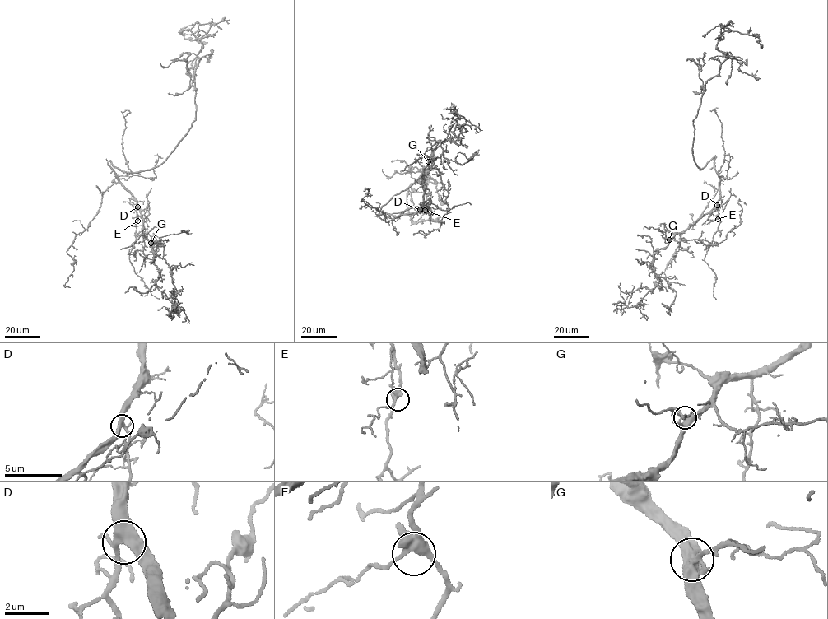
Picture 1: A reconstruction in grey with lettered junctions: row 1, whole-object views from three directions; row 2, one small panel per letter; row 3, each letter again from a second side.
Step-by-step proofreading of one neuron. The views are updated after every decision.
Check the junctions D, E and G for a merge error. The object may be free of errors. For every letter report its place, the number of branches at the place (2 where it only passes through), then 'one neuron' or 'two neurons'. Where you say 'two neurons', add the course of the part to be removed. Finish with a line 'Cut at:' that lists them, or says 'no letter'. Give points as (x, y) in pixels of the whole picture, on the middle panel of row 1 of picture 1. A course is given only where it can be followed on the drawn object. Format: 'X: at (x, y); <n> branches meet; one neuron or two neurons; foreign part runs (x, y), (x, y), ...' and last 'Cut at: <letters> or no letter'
D: at (420, 209); 4 branches meet; one neuron
E: at (425, 210); 4 branches meet; one neuron
G: at (428, 161); 4 branches meet; one neuron
Cut at: no letter

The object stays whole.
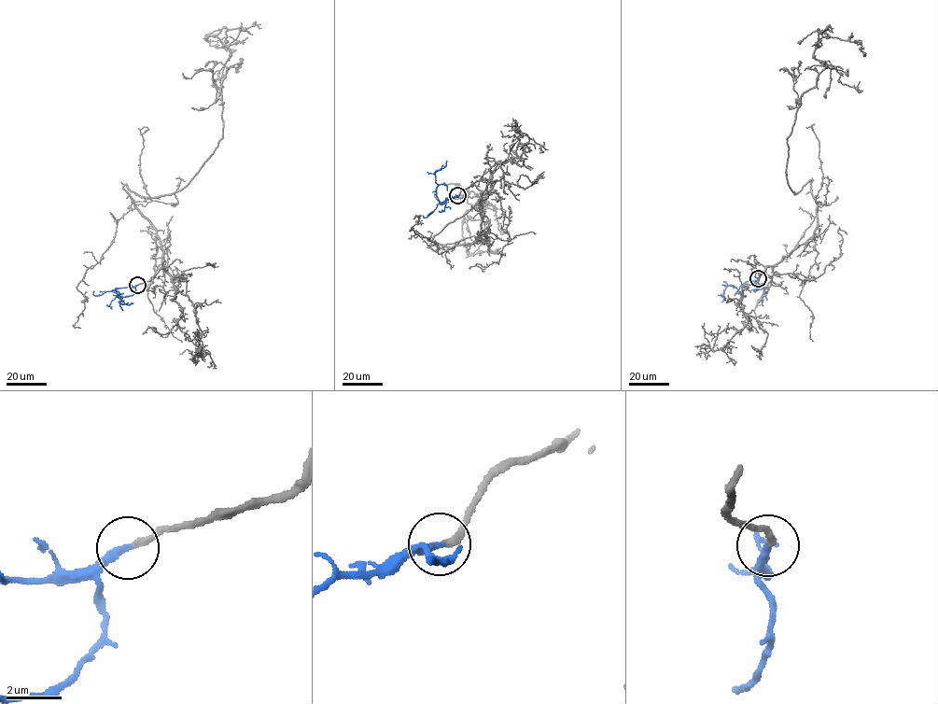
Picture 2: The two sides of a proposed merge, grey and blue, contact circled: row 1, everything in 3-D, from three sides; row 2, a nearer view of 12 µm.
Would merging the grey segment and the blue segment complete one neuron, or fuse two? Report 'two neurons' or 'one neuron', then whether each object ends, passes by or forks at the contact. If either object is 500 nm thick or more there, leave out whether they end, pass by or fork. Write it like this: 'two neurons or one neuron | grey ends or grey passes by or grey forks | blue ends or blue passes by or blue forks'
one neuron | grey ends | blue ends

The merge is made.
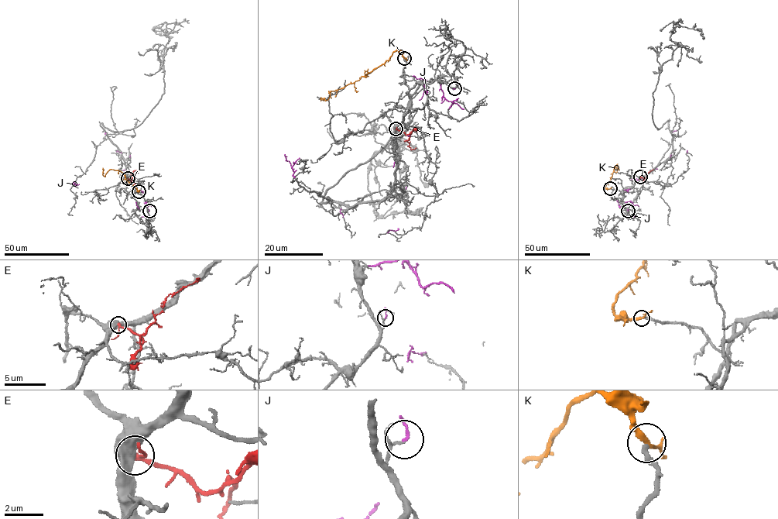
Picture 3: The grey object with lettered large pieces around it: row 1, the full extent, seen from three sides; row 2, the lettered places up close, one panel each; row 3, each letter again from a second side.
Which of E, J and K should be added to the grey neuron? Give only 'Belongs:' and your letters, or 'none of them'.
Belongs: K

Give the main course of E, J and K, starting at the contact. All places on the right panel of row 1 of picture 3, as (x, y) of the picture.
E: (640, 177), (644, 180), (653, 169)
J: (628, 210), (633, 205), (627, 190), (645, 180), (671, 155), (687, 152), (676, 131), (672, 132)
K: (610, 189), (605, 186), (615, 165), (615, 171), (617, 171), (618, 163)

